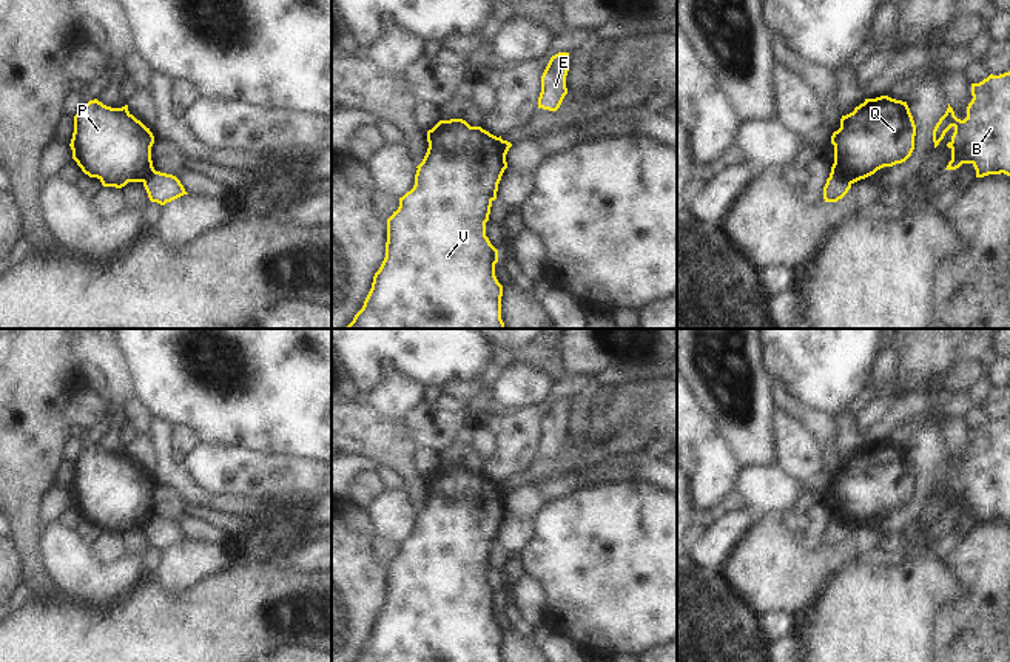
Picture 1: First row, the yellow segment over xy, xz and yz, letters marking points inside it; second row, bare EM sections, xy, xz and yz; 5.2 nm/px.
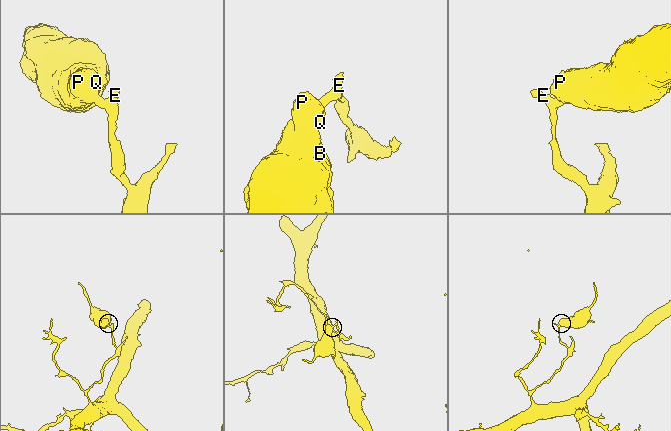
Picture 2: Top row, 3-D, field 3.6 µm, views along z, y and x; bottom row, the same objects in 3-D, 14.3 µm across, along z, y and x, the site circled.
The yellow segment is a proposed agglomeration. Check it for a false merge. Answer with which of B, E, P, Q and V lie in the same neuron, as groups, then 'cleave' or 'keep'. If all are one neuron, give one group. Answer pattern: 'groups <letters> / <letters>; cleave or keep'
groups B P Q V / E; cleave

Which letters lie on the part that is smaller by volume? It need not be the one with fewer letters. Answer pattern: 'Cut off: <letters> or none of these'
Cut off: B, P, Q, V

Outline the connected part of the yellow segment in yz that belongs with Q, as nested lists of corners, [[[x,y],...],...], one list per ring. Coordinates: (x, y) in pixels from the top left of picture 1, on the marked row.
[[[880,96],[865,99],[864,103],[854,108],[853,113],[842,116],[840,128],[833,133],[831,144],[834,145],[834,164],[831,171],[843,174],[851,184],[874,174],[884,167],[893,167],[905,162],[914,150],[916,125],[907,102]]]

